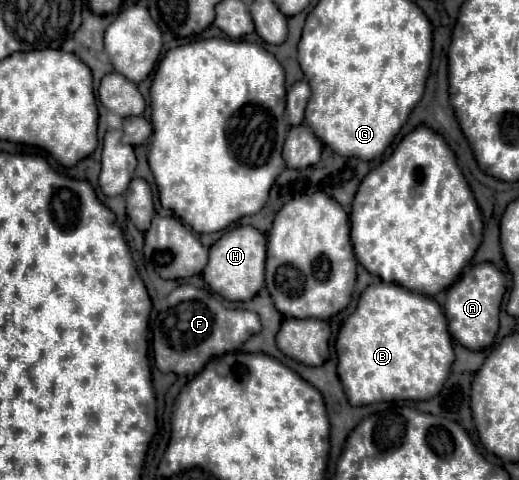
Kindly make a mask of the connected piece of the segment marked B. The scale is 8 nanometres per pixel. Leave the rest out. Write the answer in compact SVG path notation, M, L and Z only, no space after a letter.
M397 284L369 286L337 336L339 378L351 406L387 400L429 400L445 384L455 360L447 320L437 302Z

